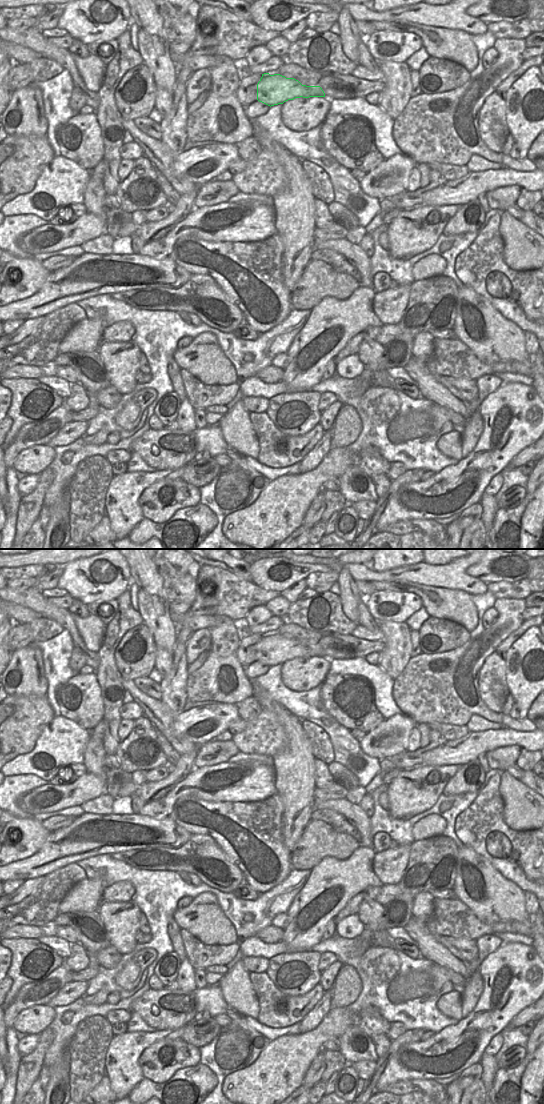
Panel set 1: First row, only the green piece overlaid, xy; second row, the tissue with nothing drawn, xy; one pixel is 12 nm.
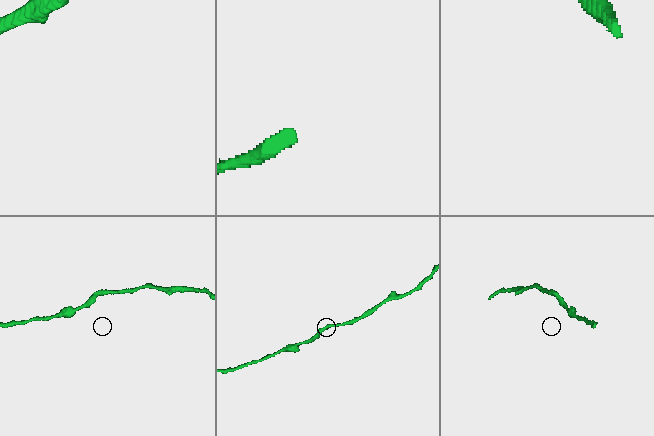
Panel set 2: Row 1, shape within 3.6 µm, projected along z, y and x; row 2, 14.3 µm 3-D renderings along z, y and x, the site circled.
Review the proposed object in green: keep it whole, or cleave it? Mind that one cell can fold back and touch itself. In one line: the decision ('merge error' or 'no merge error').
no merge error

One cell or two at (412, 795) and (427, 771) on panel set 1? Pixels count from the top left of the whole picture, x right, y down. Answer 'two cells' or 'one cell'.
one cell

